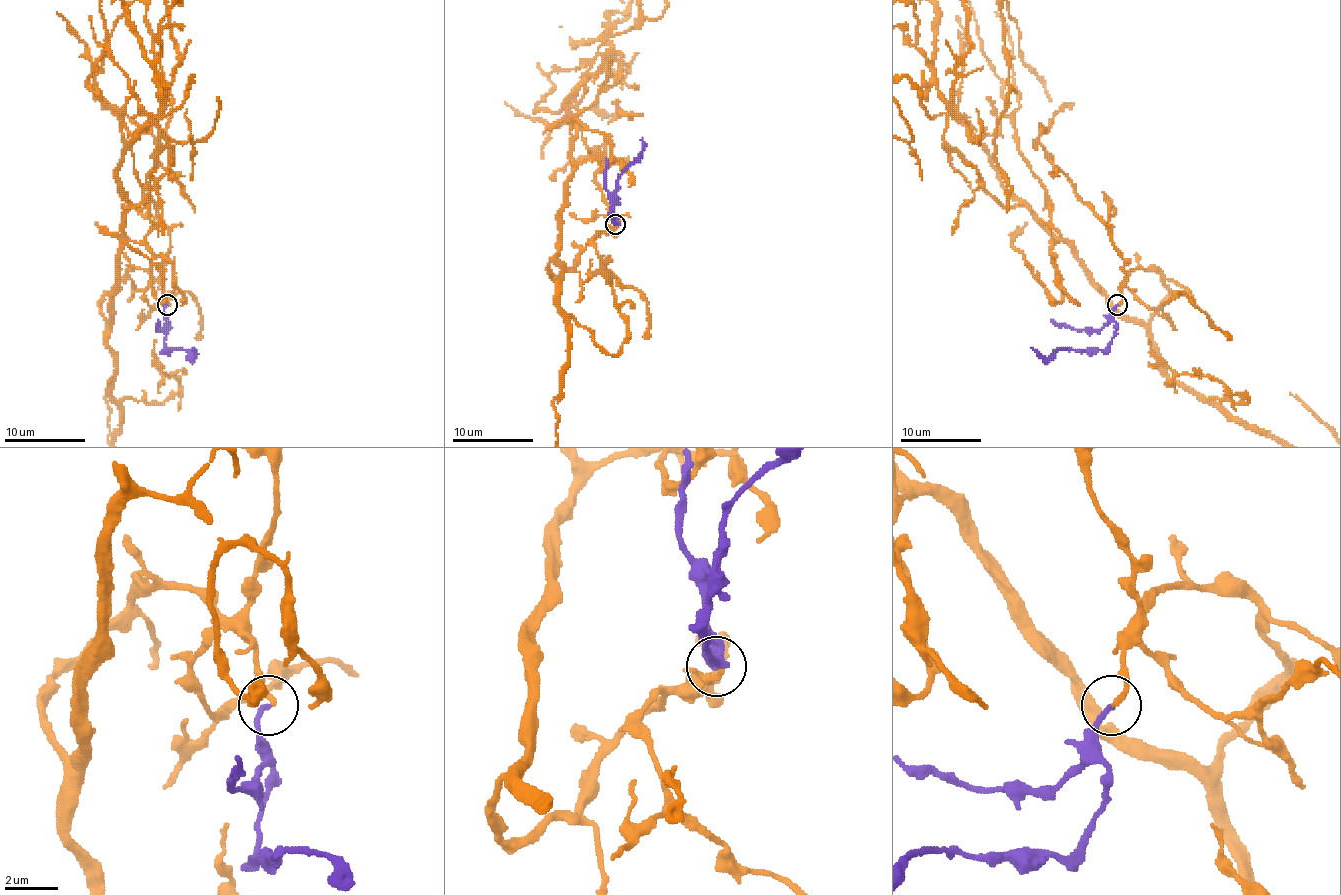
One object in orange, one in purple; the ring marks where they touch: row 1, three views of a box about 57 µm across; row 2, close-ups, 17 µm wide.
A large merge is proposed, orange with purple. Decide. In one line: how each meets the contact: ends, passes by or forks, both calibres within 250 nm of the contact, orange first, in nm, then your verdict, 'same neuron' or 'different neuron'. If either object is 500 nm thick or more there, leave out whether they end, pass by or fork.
orange ends | purple ends | 190/190 nm | same neuron

